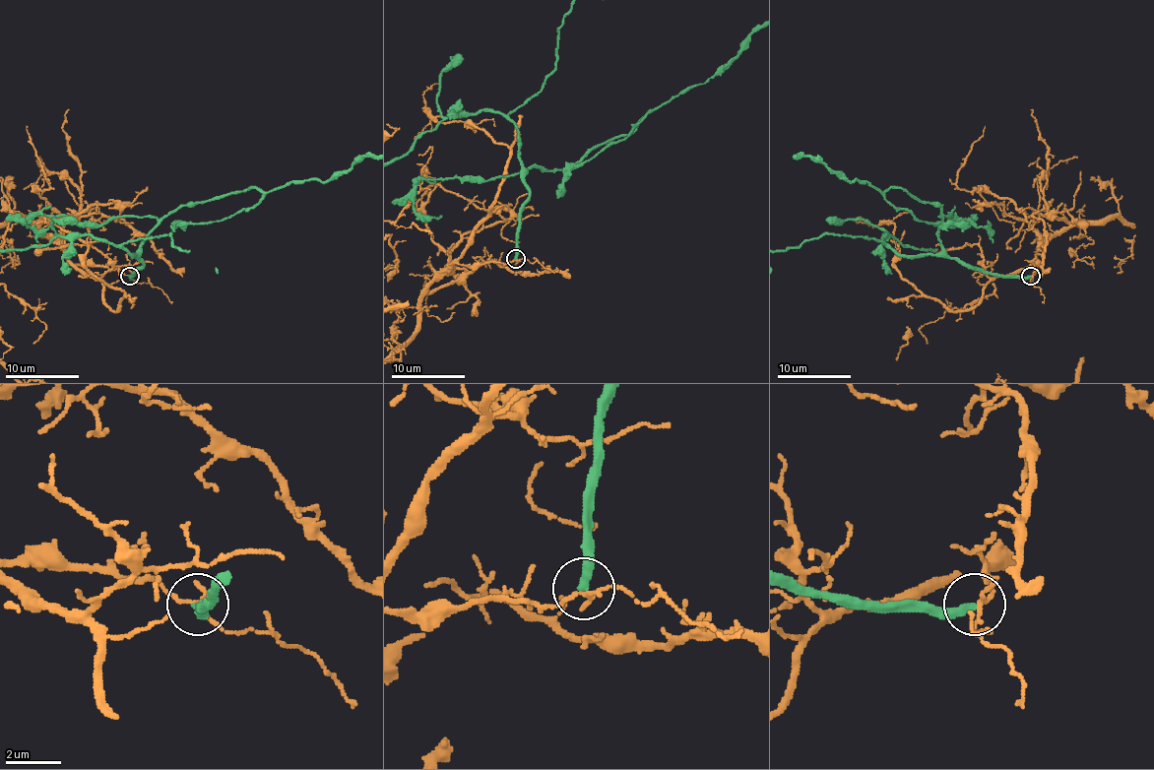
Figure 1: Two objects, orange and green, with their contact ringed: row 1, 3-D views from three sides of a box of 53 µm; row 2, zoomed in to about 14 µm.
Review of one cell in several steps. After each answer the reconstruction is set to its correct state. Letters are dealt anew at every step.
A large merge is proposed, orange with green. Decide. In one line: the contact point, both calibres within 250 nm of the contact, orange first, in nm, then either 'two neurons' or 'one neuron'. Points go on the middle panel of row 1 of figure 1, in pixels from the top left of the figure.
(516, 259) | 150/340 nm | two neurons

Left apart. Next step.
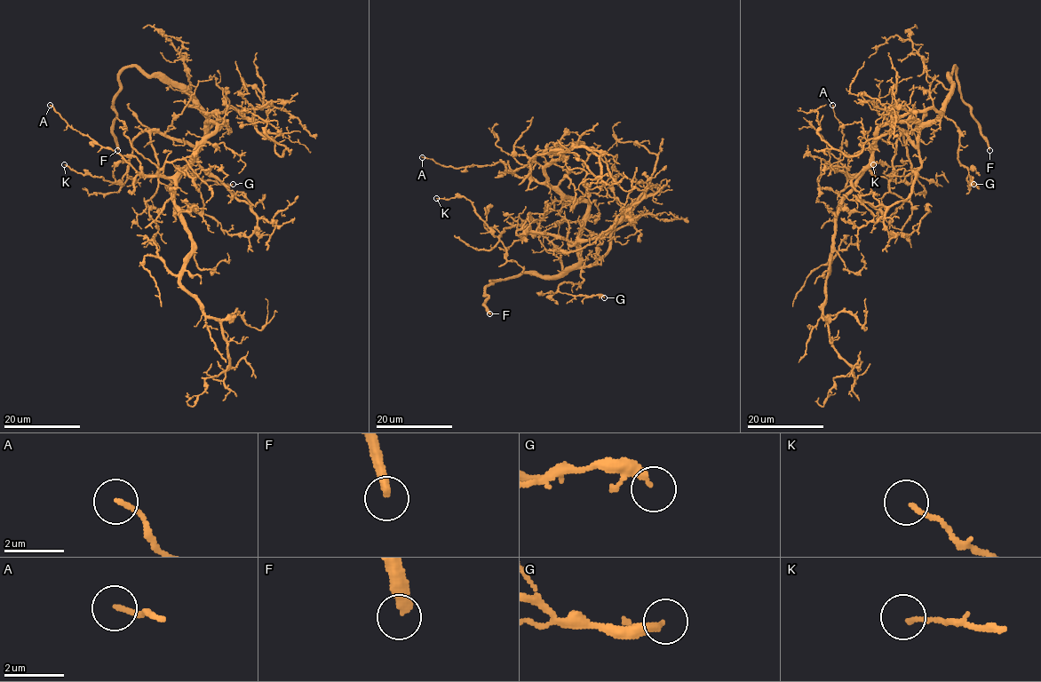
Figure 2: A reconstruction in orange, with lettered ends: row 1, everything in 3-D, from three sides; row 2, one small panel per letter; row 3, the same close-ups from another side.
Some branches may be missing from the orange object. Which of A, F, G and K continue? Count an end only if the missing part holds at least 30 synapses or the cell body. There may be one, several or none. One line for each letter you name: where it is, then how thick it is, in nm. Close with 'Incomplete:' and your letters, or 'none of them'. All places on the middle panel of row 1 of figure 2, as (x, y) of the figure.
F: place (489, 313); calibre 340 nm
Incomplete: F

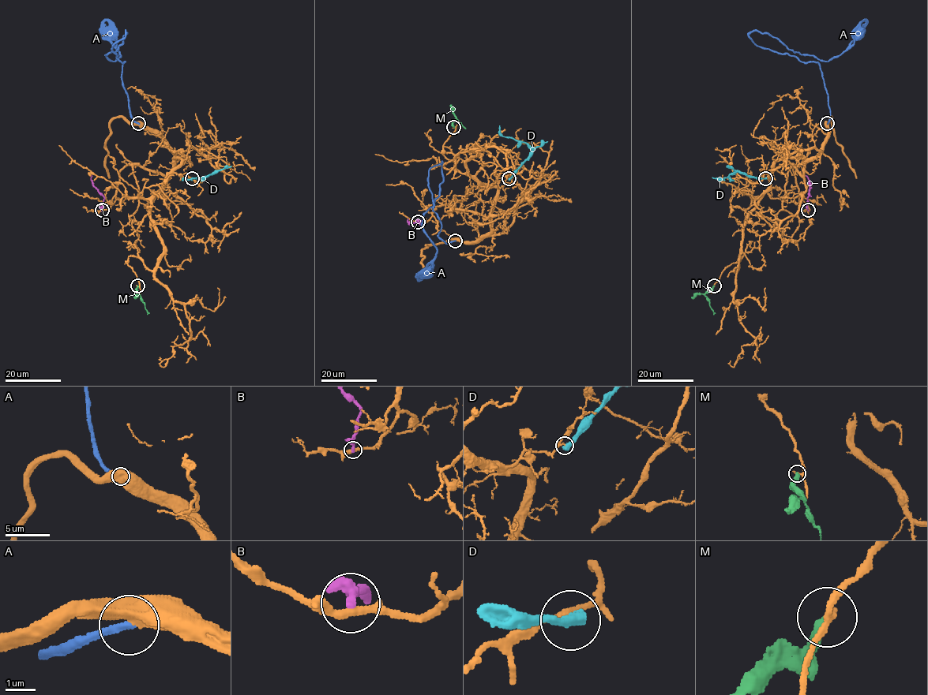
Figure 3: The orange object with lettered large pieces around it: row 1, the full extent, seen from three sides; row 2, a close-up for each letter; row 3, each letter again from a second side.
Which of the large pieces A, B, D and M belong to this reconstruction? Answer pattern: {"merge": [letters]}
{"merge": ["A"]}

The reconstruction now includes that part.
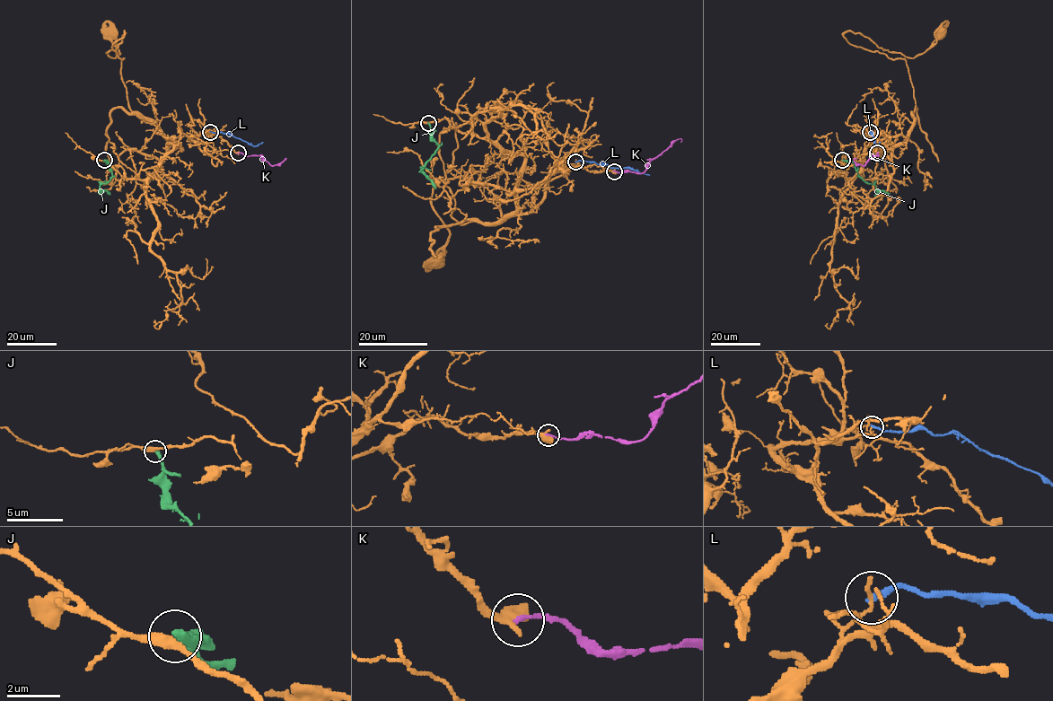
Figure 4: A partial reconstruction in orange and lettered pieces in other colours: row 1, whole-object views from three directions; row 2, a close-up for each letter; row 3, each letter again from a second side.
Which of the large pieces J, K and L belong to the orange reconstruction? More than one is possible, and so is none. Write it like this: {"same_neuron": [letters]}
{"same_neuron": []}

